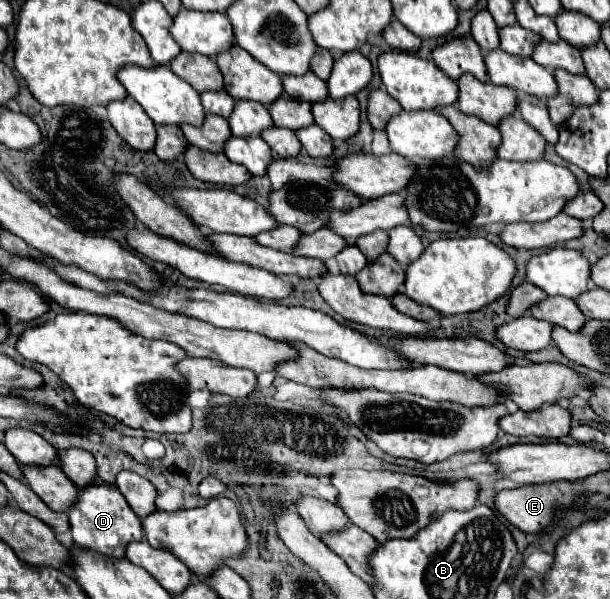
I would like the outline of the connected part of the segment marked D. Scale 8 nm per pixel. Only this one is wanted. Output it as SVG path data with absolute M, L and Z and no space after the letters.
M95 482L79 494L77 504L69 510L69 522L77 548L91 550L95 554L103 554L117 560L125 558L125 548L129 542L143 540L143 526L139 516L131 512L131 506L119 490L113 490L103 482Z

